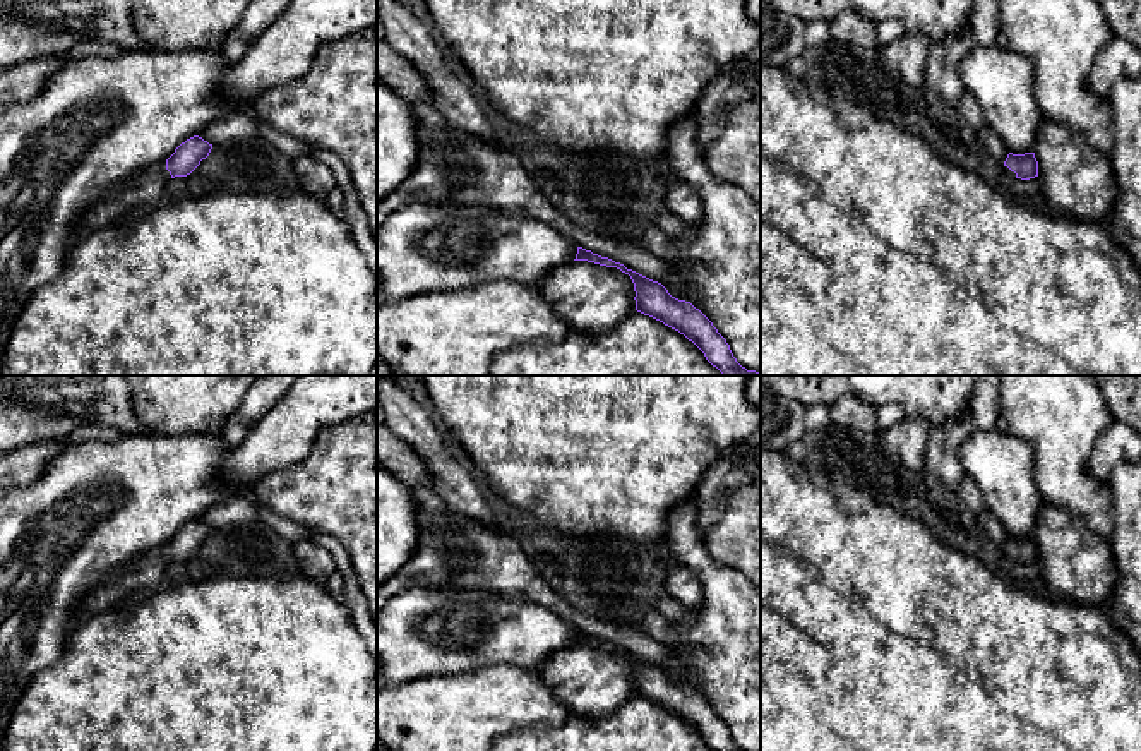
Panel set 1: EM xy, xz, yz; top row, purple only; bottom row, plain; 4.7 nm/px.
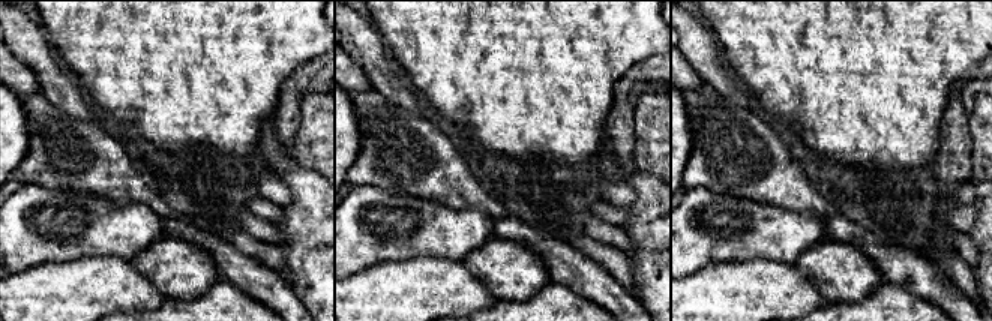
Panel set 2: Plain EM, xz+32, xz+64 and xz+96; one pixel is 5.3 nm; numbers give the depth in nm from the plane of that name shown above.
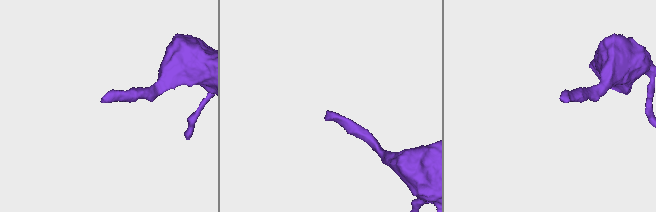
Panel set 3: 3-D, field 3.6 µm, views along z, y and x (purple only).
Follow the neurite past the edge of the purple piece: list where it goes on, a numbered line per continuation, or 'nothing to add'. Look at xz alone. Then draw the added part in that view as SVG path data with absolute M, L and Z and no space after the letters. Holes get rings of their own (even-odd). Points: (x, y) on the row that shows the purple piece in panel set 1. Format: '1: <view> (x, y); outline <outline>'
nothing to add

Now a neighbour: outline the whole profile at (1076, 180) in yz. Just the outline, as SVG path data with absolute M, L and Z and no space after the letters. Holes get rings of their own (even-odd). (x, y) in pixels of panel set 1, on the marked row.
M1043 118L1033 147L1050 213L1105 226L1115 202L1108 156L1062 123Z

